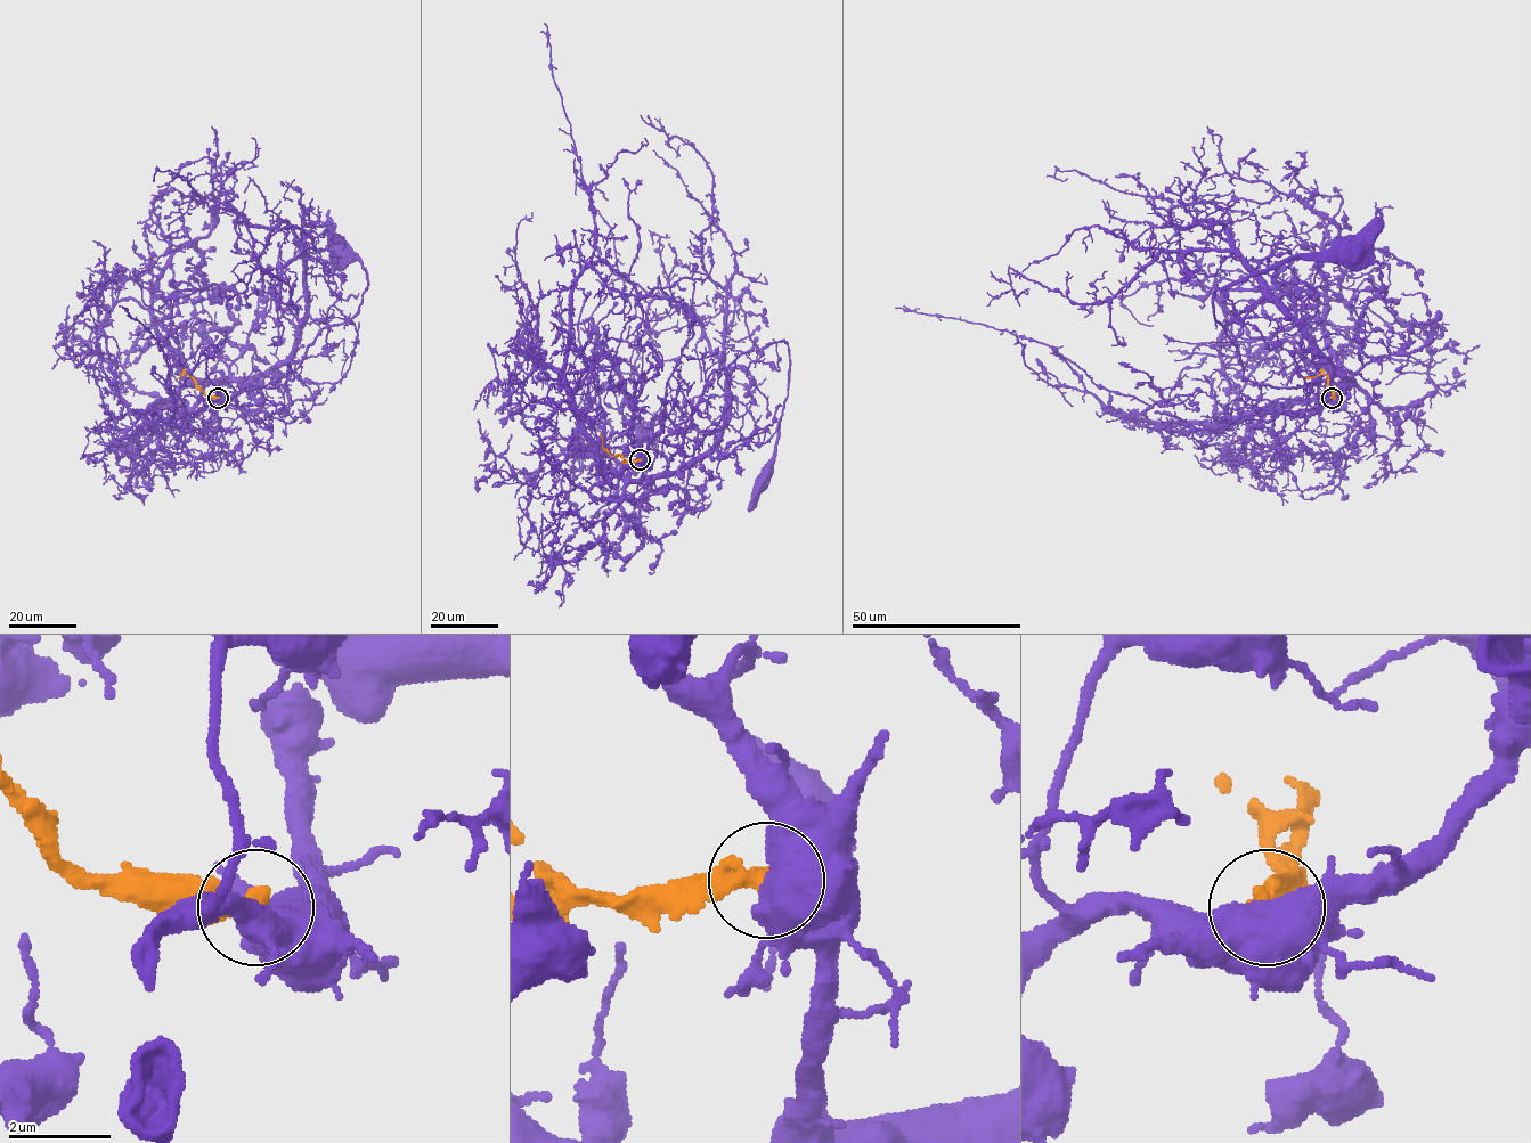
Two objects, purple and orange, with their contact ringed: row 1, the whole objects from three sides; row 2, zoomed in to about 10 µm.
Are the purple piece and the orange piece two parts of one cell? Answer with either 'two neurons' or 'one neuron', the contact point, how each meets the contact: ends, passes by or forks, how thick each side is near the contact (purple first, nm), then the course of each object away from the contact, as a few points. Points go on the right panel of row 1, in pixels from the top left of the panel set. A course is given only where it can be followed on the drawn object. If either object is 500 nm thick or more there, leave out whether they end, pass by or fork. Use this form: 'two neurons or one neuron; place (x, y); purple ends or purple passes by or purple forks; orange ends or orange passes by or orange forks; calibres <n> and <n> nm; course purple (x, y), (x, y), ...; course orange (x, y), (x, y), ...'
two neurons; place (1332, 398); calibres 850 and 400 nm; course purple (1332, 397), (1348, 382), (1243, 381), (1214, 293), (1294, 258), (1354, 250); course orange (1332, 397), (1325, 374), (1305, 378)

